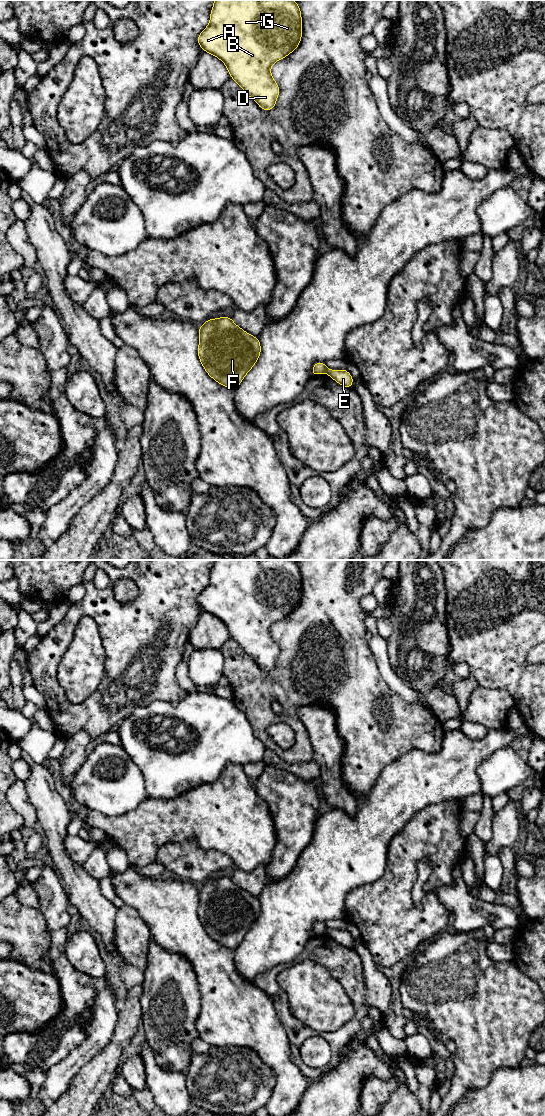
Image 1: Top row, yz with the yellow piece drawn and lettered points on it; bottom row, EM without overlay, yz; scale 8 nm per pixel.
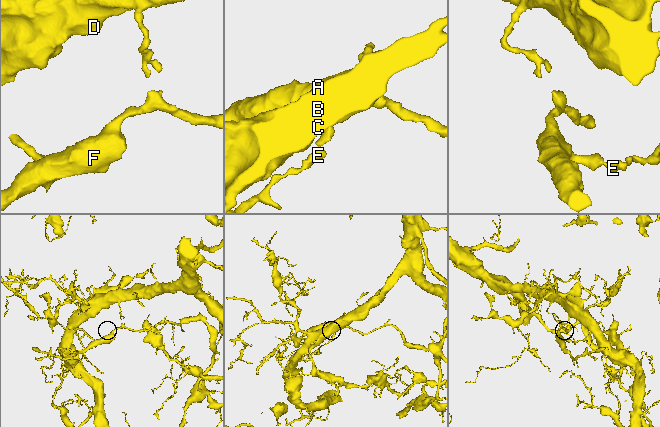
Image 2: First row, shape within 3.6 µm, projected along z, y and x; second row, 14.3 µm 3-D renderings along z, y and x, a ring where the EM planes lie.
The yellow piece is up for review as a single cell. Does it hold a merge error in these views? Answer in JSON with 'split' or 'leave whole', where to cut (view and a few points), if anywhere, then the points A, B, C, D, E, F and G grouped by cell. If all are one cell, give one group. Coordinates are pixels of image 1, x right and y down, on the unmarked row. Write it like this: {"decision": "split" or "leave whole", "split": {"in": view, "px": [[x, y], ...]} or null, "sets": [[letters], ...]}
{"decision": "split", "split": {"in": "yz", "px": [[327, 928], [325, 932]]}, "sets": [["A", "B", "C", "D", "E", "G"], ["F"]]}

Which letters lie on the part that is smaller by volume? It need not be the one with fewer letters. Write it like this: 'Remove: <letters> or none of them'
Remove: F

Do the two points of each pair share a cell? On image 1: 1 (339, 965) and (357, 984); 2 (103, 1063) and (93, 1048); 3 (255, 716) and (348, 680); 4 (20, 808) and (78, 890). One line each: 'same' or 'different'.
1: same
2: different
3: same
4: different

